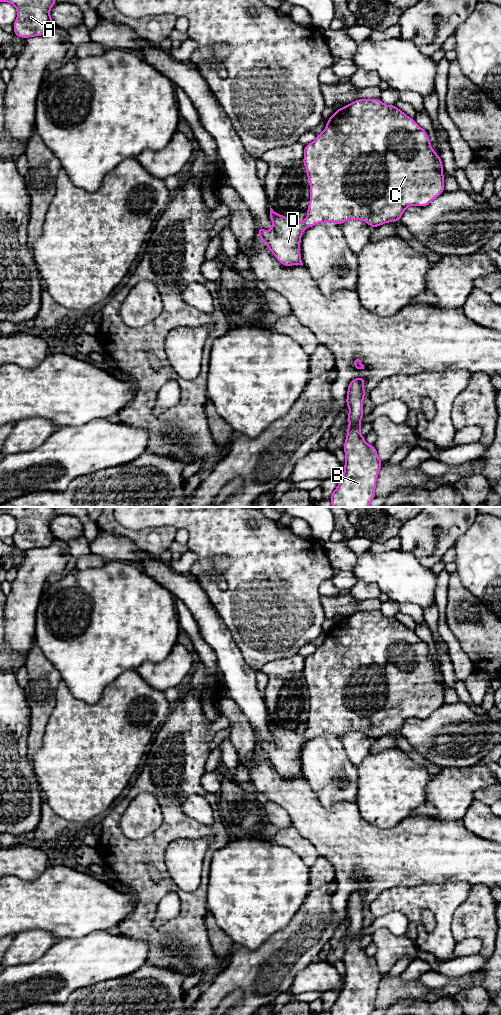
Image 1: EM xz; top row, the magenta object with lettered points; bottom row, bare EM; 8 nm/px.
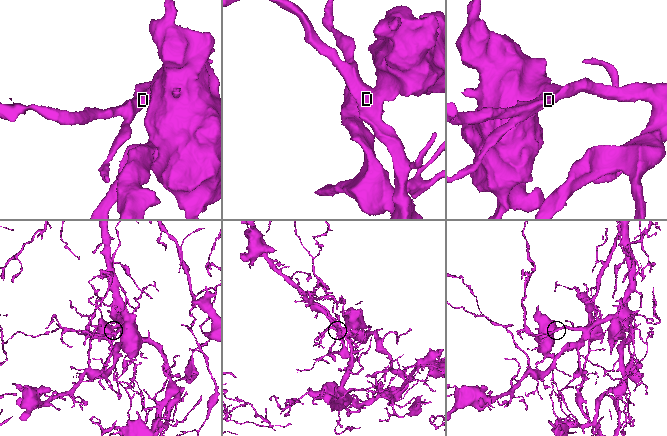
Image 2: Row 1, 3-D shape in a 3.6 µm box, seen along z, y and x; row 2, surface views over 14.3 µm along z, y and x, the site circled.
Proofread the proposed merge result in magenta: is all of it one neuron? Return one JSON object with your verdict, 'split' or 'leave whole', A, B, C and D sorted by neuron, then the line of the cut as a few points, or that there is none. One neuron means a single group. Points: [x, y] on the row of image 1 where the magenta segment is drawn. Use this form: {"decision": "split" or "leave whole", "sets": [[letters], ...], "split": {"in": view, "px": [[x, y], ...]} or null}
{"decision": "leave whole", "sets": [["A", "B", "C", "D"]], "split": null}

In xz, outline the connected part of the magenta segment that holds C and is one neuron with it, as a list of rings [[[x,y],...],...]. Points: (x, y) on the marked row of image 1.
[[[358,99],[337,109],[327,120],[324,131],[318,134],[313,142],[304,146],[302,162],[310,185],[306,219],[302,223],[298,222],[274,212],[270,206],[272,228],[266,231],[256,226],[260,239],[286,267],[303,266],[300,242],[306,228],[325,222],[341,225],[355,219],[375,228],[392,221],[400,221],[407,207],[425,207],[445,191],[442,160],[432,148],[427,132],[395,105],[386,105],[380,99]]]

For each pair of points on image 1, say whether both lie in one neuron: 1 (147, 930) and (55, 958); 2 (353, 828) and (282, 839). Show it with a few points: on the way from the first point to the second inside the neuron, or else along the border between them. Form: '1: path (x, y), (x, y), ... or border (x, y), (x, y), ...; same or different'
1: border (119, 933), (143, 940), (147, 944); different
2: border (292, 825), (318, 852); different

